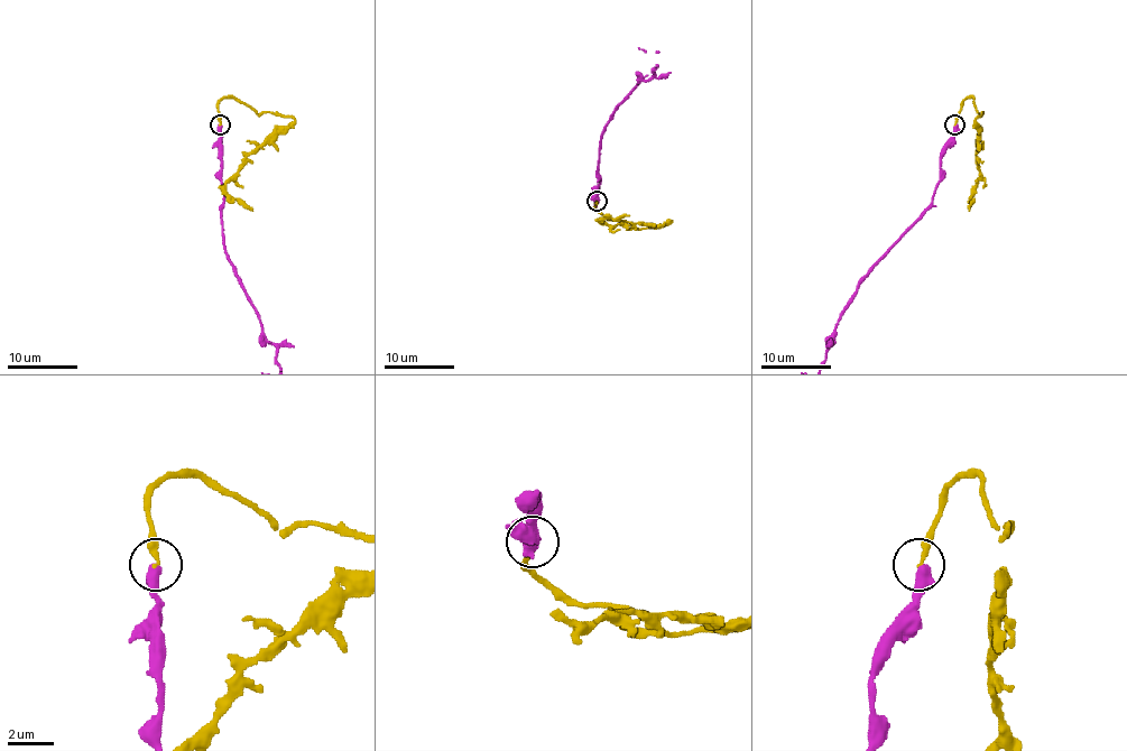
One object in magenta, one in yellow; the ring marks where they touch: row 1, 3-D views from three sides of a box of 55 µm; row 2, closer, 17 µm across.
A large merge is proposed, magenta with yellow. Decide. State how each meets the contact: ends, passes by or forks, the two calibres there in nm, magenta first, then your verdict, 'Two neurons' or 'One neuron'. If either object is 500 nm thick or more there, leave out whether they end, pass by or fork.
Thickness 550 nm (magenta) against 200 nm. One neuron

